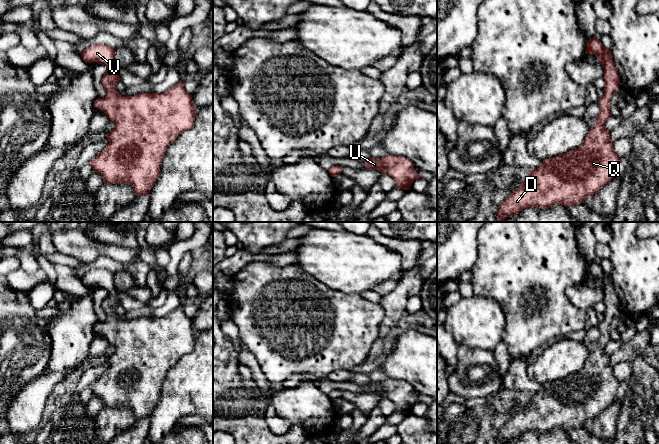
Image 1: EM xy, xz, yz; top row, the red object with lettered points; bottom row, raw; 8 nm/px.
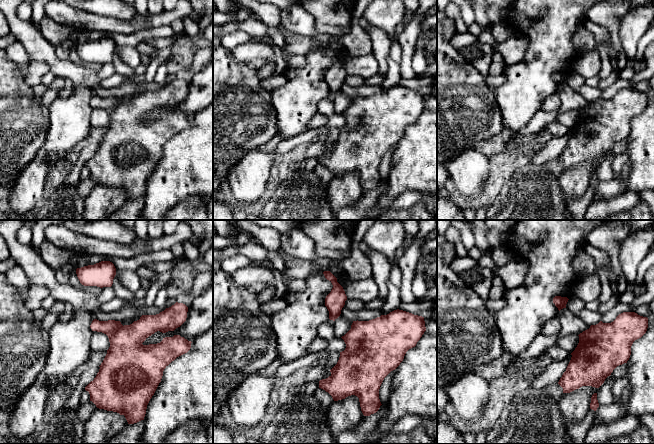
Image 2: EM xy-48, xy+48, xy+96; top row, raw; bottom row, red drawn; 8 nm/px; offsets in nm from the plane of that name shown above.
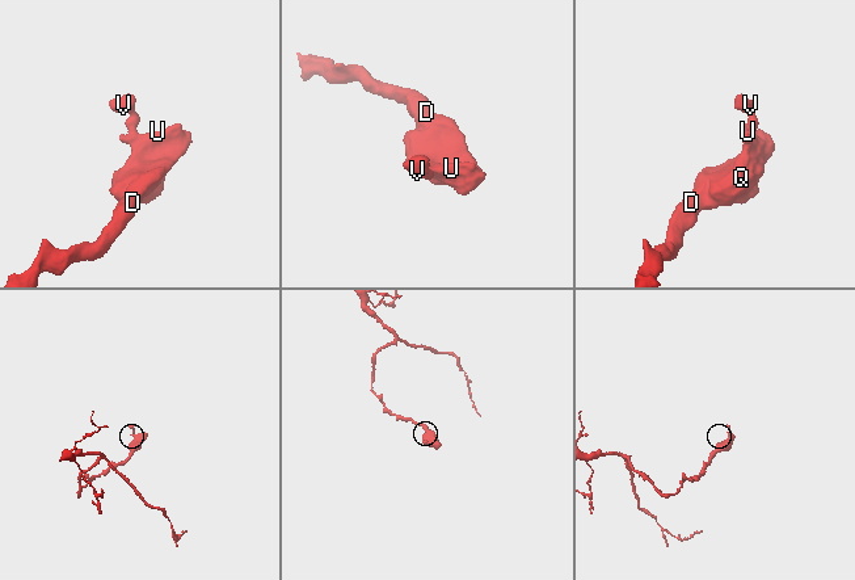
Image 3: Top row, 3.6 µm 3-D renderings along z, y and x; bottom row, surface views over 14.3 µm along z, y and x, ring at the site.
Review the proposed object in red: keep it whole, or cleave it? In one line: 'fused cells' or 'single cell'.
single cell

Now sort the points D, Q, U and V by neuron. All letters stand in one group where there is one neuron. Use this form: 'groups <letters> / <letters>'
groups D Q U V

